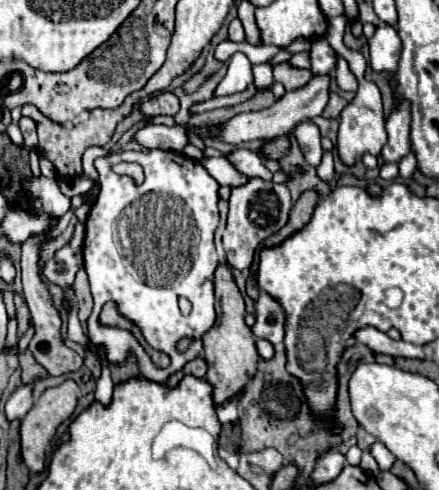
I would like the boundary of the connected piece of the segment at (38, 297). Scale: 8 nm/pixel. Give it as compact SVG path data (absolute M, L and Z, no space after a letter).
M50 215L50 223L48 223L48 229L40 235L30 235L24 243L22 243L22 283L24 283L24 297L26 297L26 303L28 303L28 309L32 313L32 319L34 319L34 325L36 325L36 333L38 337L32 339L32 343L28 345L30 353L34 355L34 359L46 367L46 371L50 375L64 375L64 373L70 373L70 371L78 371L82 367L82 357L76 355L72 349L68 349L62 341L62 335L60 335L60 327L62 327L62 319L60 319L60 311L52 305L52 295L48 291L48 283L42 279L40 275L40 267L38 267L38 259L40 259L40 247L48 241L46 235L58 225L58 217Z

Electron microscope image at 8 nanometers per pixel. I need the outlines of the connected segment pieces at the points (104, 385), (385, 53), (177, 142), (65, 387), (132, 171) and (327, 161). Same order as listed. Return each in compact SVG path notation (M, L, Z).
M98 349L98 353L100 353L100 359L102 359L102 377L98 379L98 385L96 385L96 399L102 407L108 407L110 401L112 401L114 383L112 383L112 377L110 377L110 363L106 361L104 349Z
M382 25L376 29L370 39L370 67L376 73L394 73L398 67L402 51L402 41L398 31L390 25Z
M148 125L140 129L134 139L148 149L164 149L164 151L180 153L184 145L188 145L188 131L182 125L176 125L176 127Z
M68 379L58 387L46 389L40 399L32 405L32 409L28 411L28 415L22 419L20 425L20 435L22 435L22 459L26 463L26 467L32 473L42 473L44 465L46 465L46 447L50 443L50 439L56 435L56 429L60 427L60 423L64 423L66 419L70 419L70 415L74 413L78 403L78 385Z
M119 163L113 166L113 170L119 175L128 175L132 177L138 184L144 181L143 170L140 165L136 163Z
M324 153L324 159L322 159L322 163L318 165L318 177L322 179L322 181L326 181L326 183L330 183L332 177L334 175L334 159L332 159L332 153Z

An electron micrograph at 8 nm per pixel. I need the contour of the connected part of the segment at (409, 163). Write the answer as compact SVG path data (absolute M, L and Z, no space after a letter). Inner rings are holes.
M408 153L408 157L404 157L404 159L398 163L398 167L400 167L400 177L402 177L402 179L410 179L410 177L414 175L414 171L416 171L414 153Z

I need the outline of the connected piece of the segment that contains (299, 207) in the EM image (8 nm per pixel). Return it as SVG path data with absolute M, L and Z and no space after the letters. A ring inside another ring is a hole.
M314 191L302 193L302 197L292 207L292 213L290 213L290 219L288 219L286 227L282 227L274 237L264 241L264 247L276 247L282 241L286 241L288 237L292 237L296 231L300 231L310 221L316 203L318 203L318 193L314 193Z

